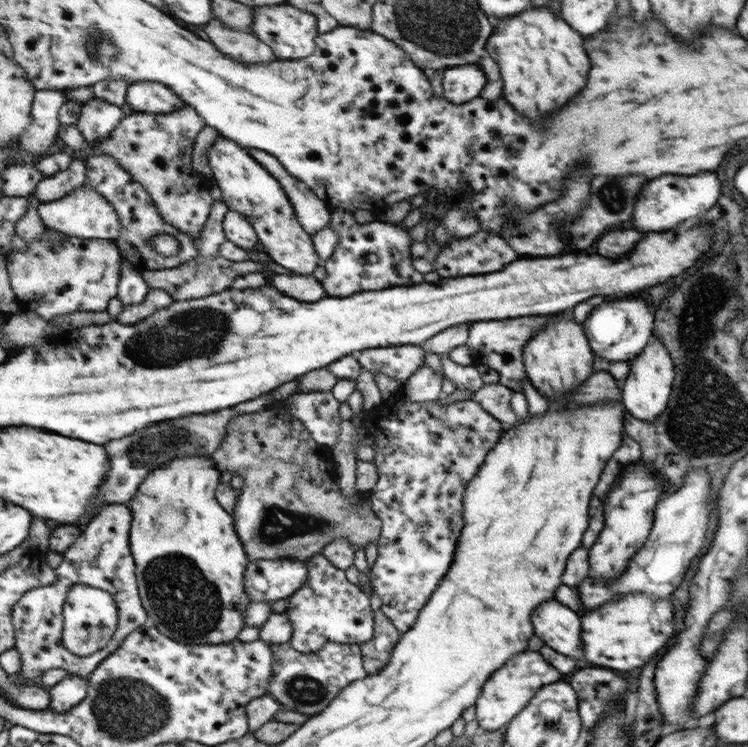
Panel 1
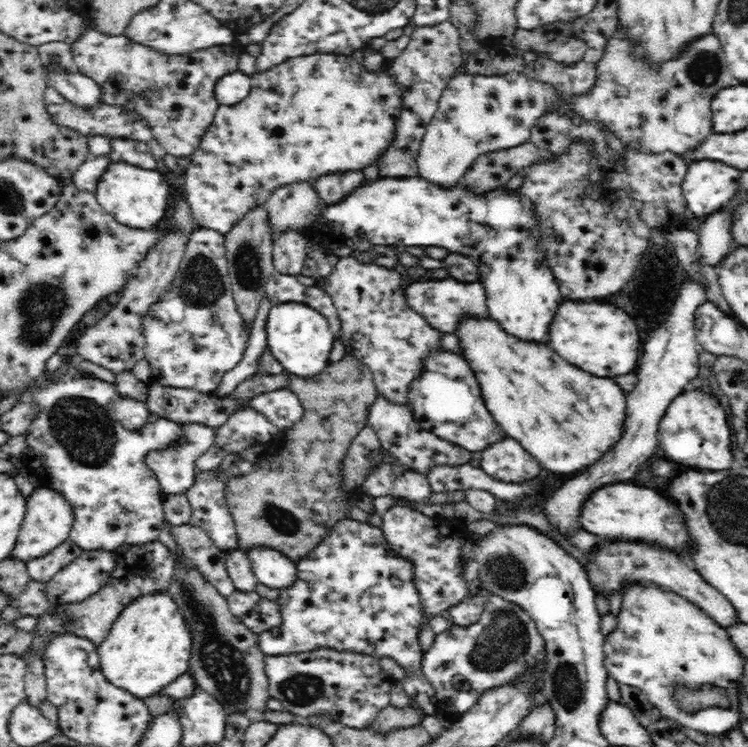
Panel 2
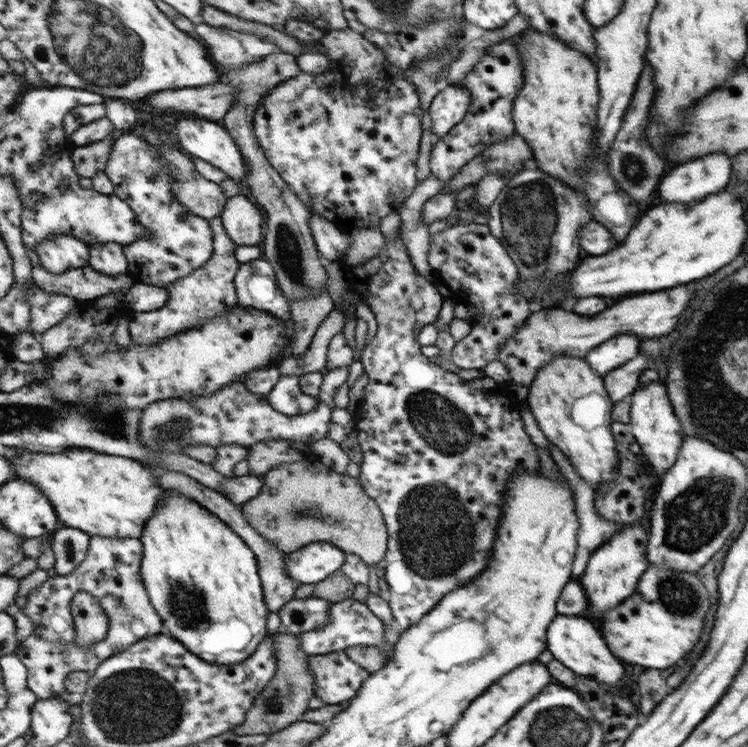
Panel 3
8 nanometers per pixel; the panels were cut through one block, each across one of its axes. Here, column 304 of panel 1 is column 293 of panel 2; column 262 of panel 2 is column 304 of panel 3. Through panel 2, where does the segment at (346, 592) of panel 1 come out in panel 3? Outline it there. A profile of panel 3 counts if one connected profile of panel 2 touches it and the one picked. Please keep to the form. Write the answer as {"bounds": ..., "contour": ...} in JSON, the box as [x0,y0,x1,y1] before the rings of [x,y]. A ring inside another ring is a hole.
{"bounds":[296,597,383,655],"contour":[[[349,597],[330,604],[328,621],[313,630],[296,635],[300,639],[300,649],[307,655],[336,653],[349,649],[351,646],[376,646],[383,644],[383,622],[368,609],[366,603],[361,603]]]}

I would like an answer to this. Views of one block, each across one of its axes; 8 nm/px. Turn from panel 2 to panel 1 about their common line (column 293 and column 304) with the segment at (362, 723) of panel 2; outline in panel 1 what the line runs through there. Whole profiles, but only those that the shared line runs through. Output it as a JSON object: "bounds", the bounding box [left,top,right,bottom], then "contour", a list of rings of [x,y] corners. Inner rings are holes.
{"bounds":[265,642,365,716],"contour":[[[288,642],[269,645],[273,664],[271,664],[271,680],[267,684],[265,694],[273,696],[284,710],[297,711],[313,716],[327,708],[341,689],[365,677],[361,668],[359,645],[327,642],[317,652],[303,654]]]}

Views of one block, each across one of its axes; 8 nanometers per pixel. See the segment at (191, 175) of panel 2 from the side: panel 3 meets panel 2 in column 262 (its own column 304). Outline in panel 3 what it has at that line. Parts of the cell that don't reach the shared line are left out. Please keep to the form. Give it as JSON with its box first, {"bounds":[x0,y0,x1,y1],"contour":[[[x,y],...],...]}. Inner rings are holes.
{"bounds":[251,27,419,235],"contour":[[[349,27],[338,31],[329,31],[317,41],[326,50],[328,69],[319,74],[299,72],[295,76],[278,82],[274,89],[269,90],[257,103],[252,112],[251,126],[257,144],[262,150],[271,168],[291,187],[295,196],[309,210],[313,209],[318,215],[332,222],[344,235],[349,235],[351,230],[357,227],[369,225],[378,228],[380,218],[388,213],[397,213],[402,202],[413,192],[415,186],[415,160],[417,160],[417,148],[419,148],[419,102],[415,87],[405,80],[403,70],[399,67],[388,64],[388,60],[381,49],[378,49],[373,42],[362,37],[362,33],[351,30]]]}

